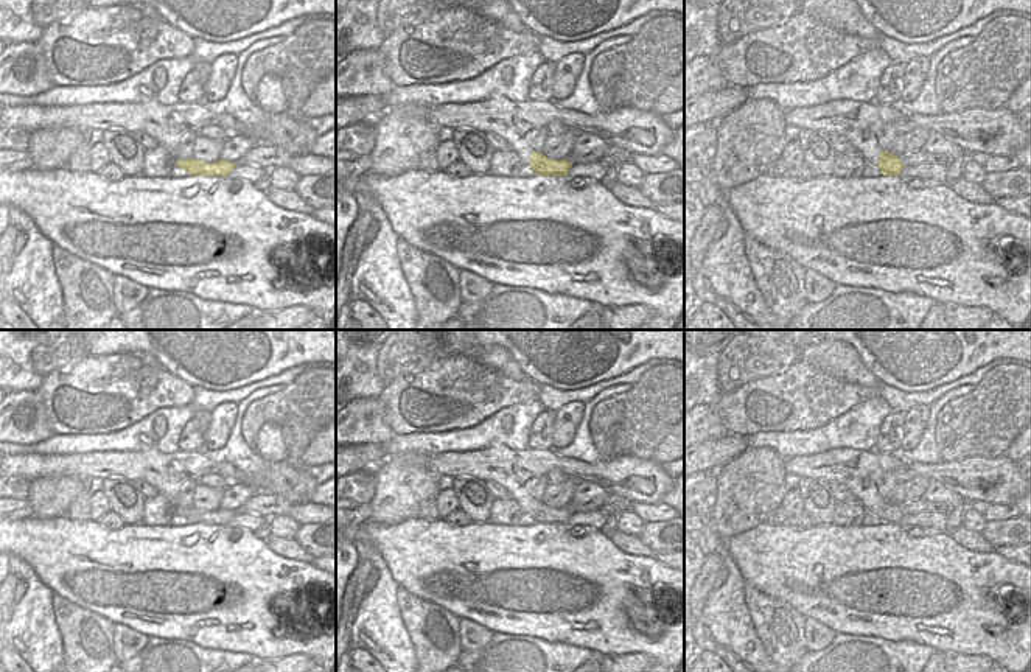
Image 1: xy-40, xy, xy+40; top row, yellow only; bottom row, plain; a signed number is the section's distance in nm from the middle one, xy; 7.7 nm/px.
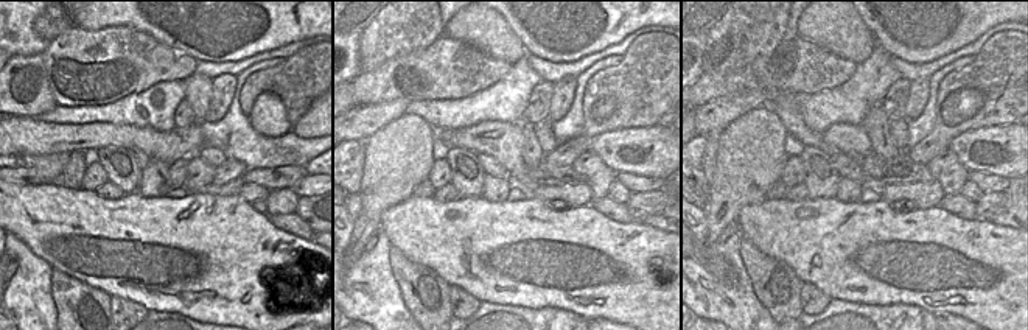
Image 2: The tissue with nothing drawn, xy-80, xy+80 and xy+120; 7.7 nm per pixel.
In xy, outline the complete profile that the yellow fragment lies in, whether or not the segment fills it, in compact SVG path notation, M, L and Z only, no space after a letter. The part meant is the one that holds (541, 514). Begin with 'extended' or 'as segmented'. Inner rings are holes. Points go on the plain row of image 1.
as segmented; M532 499L530 506L532 506L530 516L538 524L568 524L568 520L572 515L572 512L569 512L566 507L564 509L547 507L543 501Z

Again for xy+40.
as segmented; M880 499L879 506L880 510L877 516L883 524L899 524L900 520L905 516L902 509L891 501Z

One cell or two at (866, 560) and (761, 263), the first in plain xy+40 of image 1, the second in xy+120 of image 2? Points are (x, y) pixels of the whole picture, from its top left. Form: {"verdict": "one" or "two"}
{"verdict": "two"}

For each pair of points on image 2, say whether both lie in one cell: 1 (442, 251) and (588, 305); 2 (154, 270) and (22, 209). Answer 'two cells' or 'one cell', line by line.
1: one cell
2: one cell

